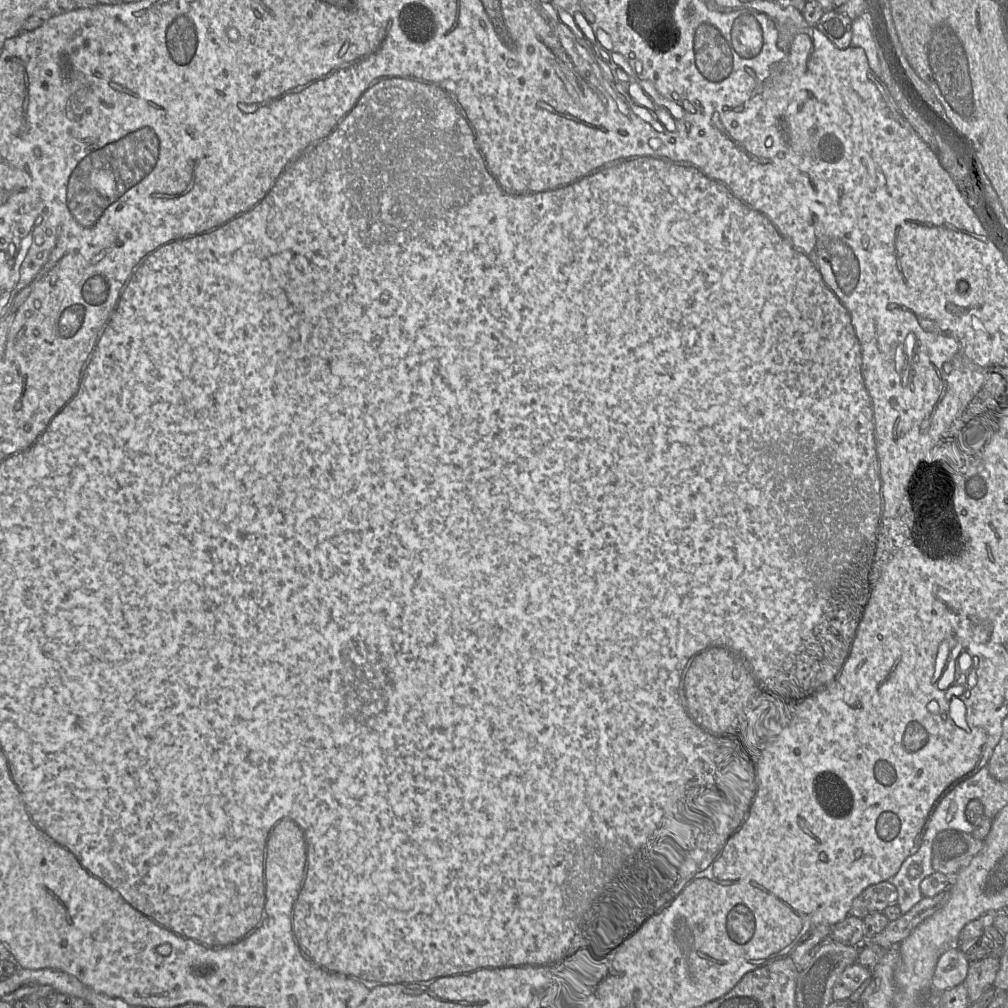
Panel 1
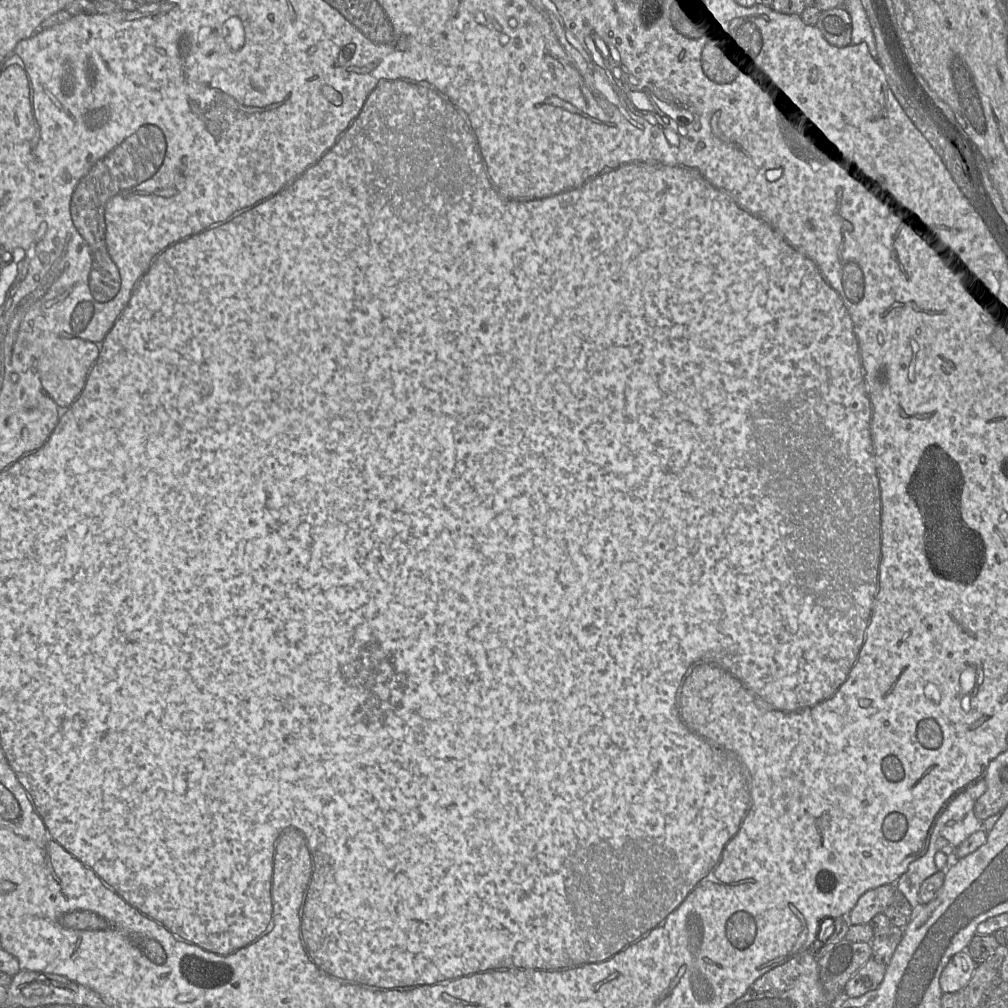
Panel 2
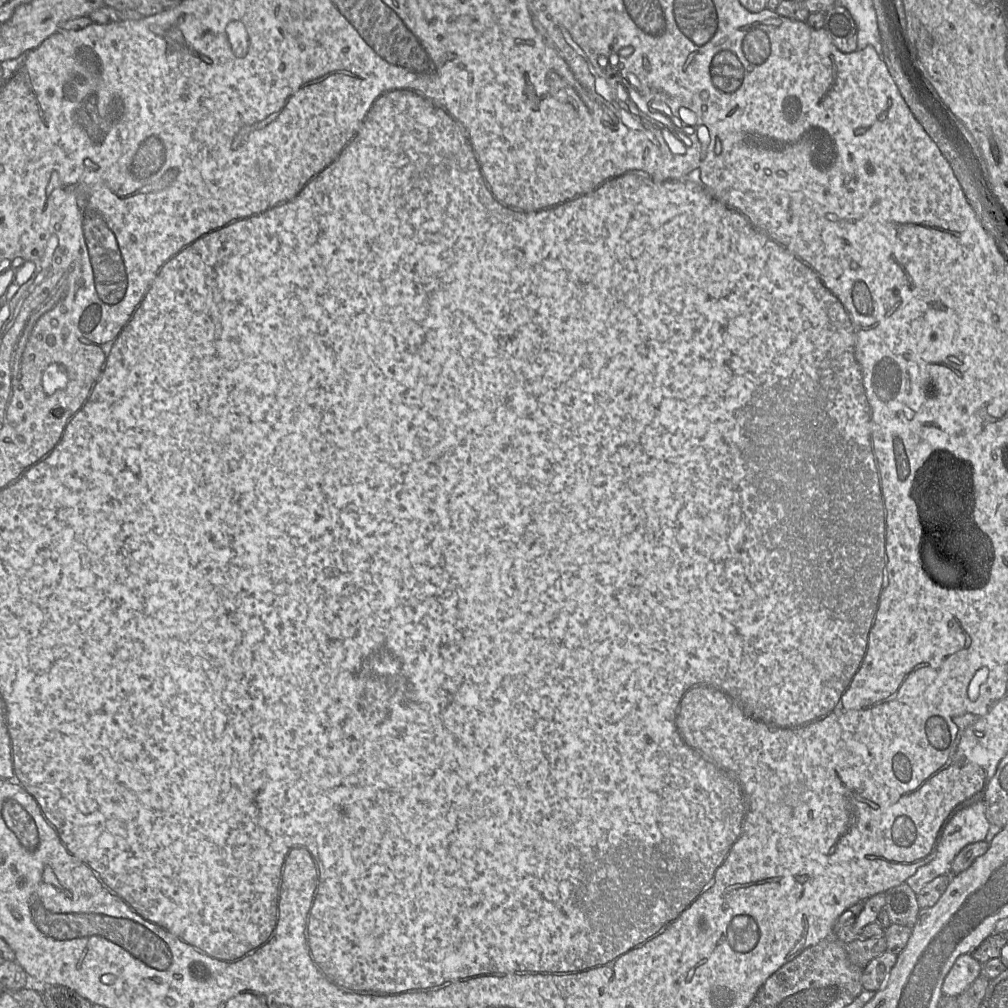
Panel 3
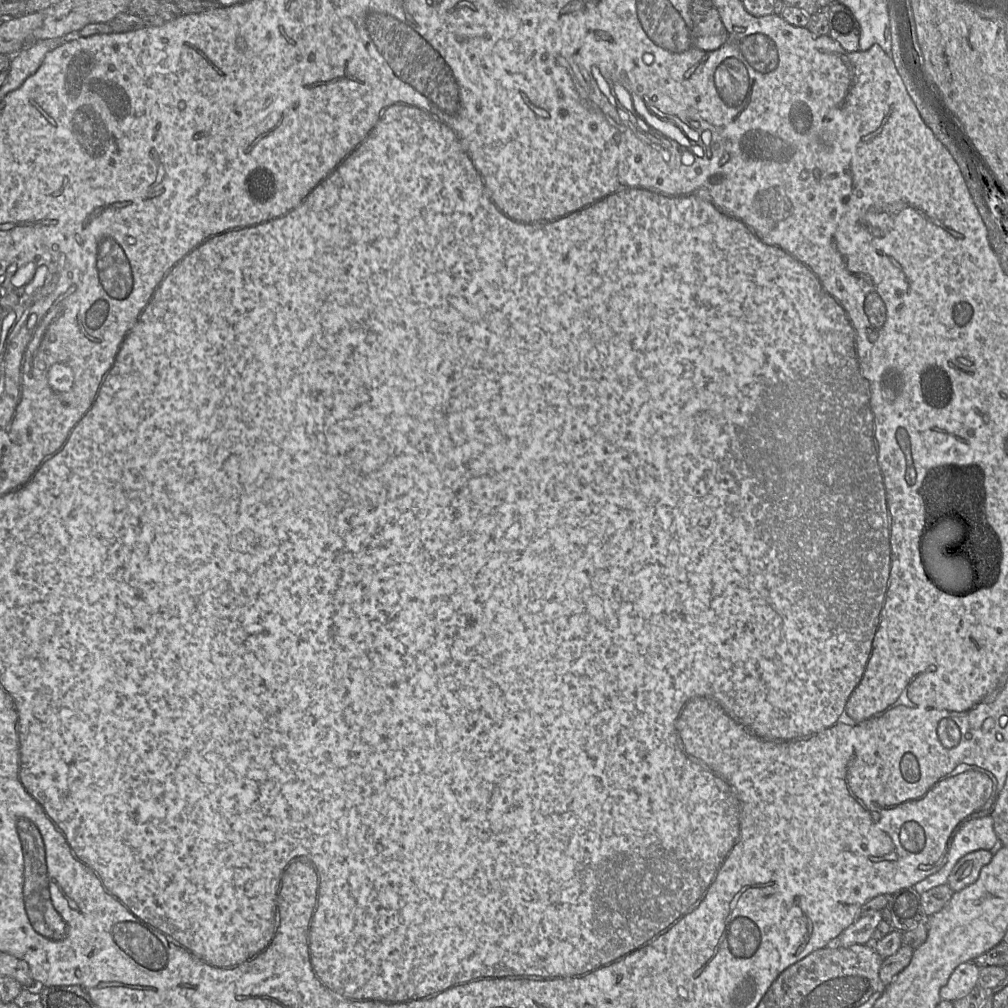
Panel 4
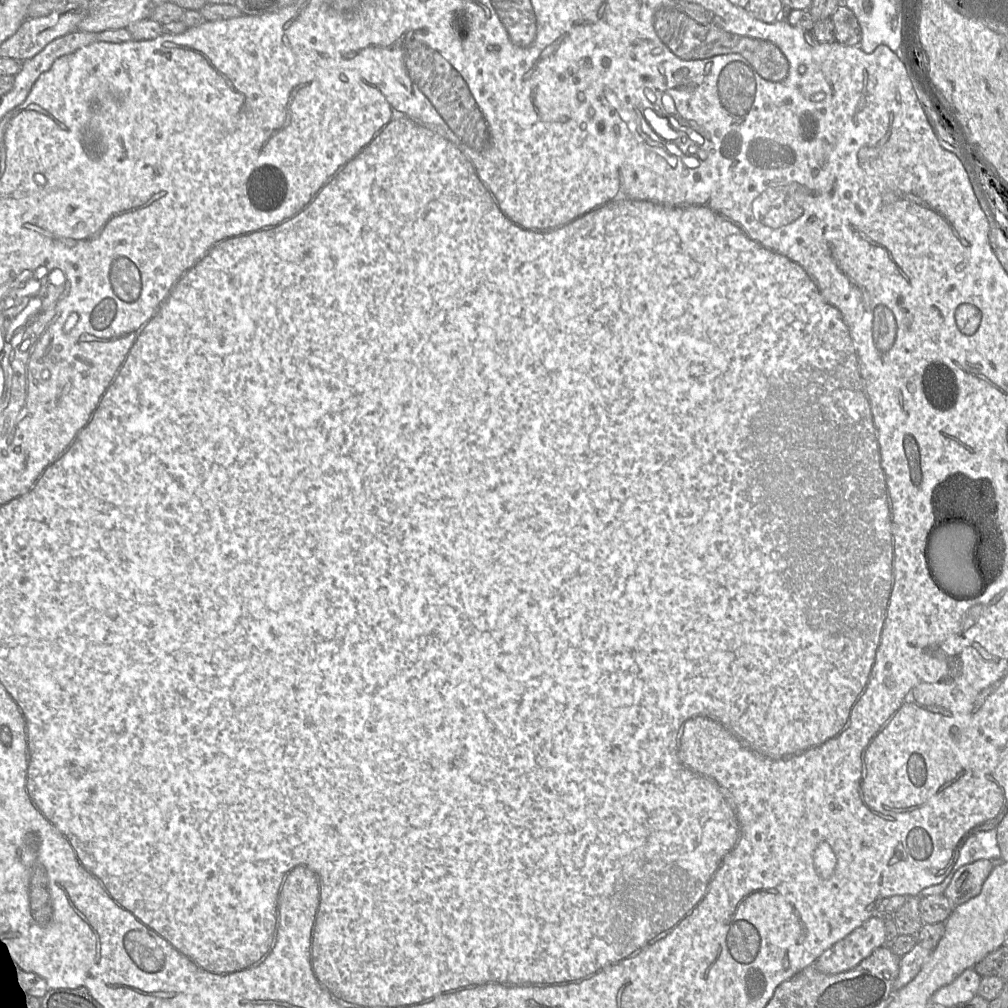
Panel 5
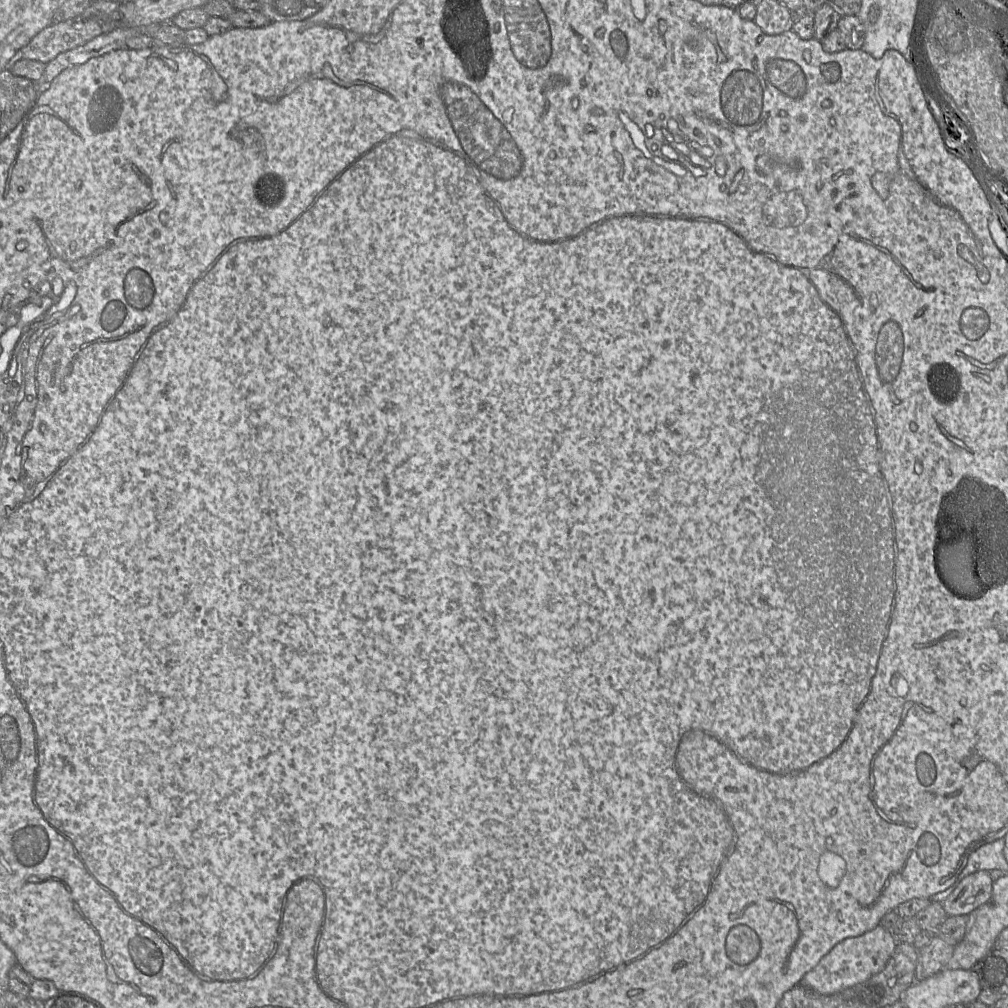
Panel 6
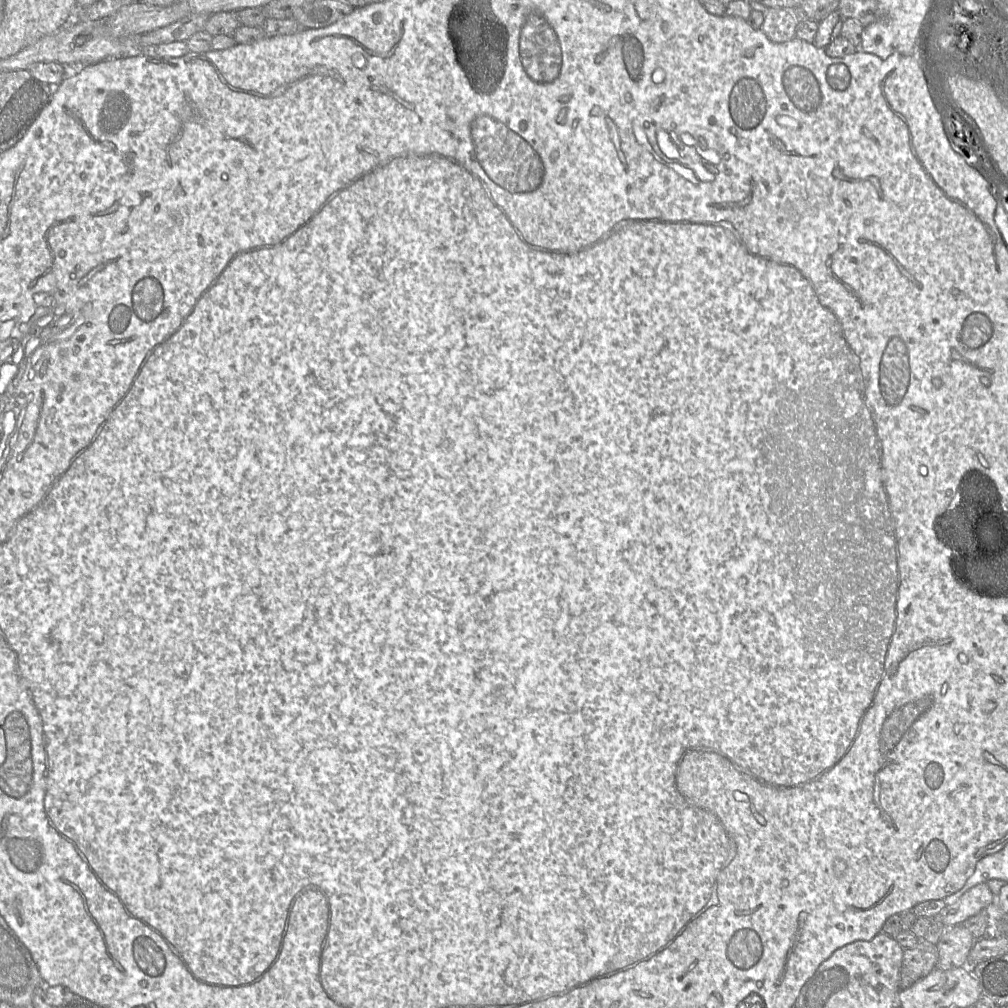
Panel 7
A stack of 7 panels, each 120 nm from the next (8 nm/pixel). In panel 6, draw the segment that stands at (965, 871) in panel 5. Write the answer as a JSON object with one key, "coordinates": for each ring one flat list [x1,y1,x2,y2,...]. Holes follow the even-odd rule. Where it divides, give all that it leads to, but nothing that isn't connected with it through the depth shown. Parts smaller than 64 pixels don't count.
{"coordinates":[[980,870,962,877,952,893,942,902,948,916,971,913,992,895,993,880,989,871]]}

